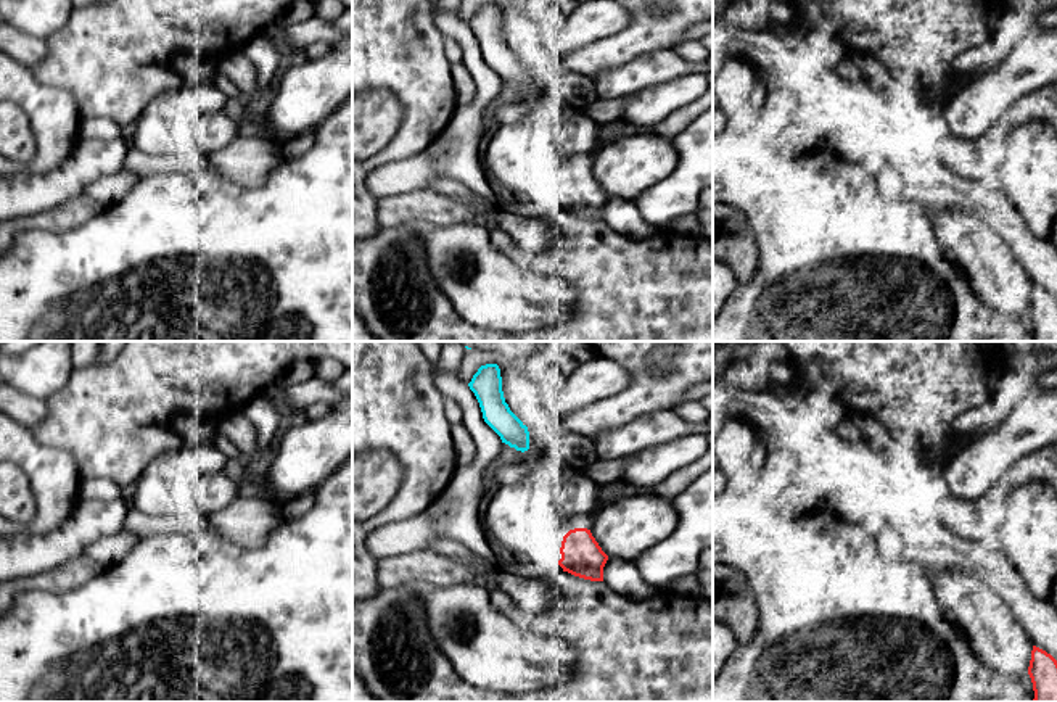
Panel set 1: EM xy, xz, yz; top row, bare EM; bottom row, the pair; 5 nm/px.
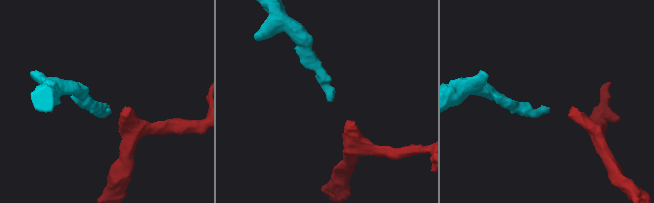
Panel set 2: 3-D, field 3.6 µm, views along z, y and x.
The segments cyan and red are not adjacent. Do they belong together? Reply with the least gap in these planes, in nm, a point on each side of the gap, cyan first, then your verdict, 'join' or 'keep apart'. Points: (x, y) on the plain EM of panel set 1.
460 nm | xz (526, 89), (570, 169) | keep apart

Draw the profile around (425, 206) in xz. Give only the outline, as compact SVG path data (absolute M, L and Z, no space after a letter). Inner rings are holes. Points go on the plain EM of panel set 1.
M423 188L380 200L378 222L386 229L410 222L425 227L442 227L475 222L491 209L497 209L496 201L491 198L476 195L470 201L459 201L431 188Z

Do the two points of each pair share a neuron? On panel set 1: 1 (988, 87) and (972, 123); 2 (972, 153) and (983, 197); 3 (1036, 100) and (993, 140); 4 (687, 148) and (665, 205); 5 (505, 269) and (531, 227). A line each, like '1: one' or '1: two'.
1: one
2: two
3: one
4: one
5: two

